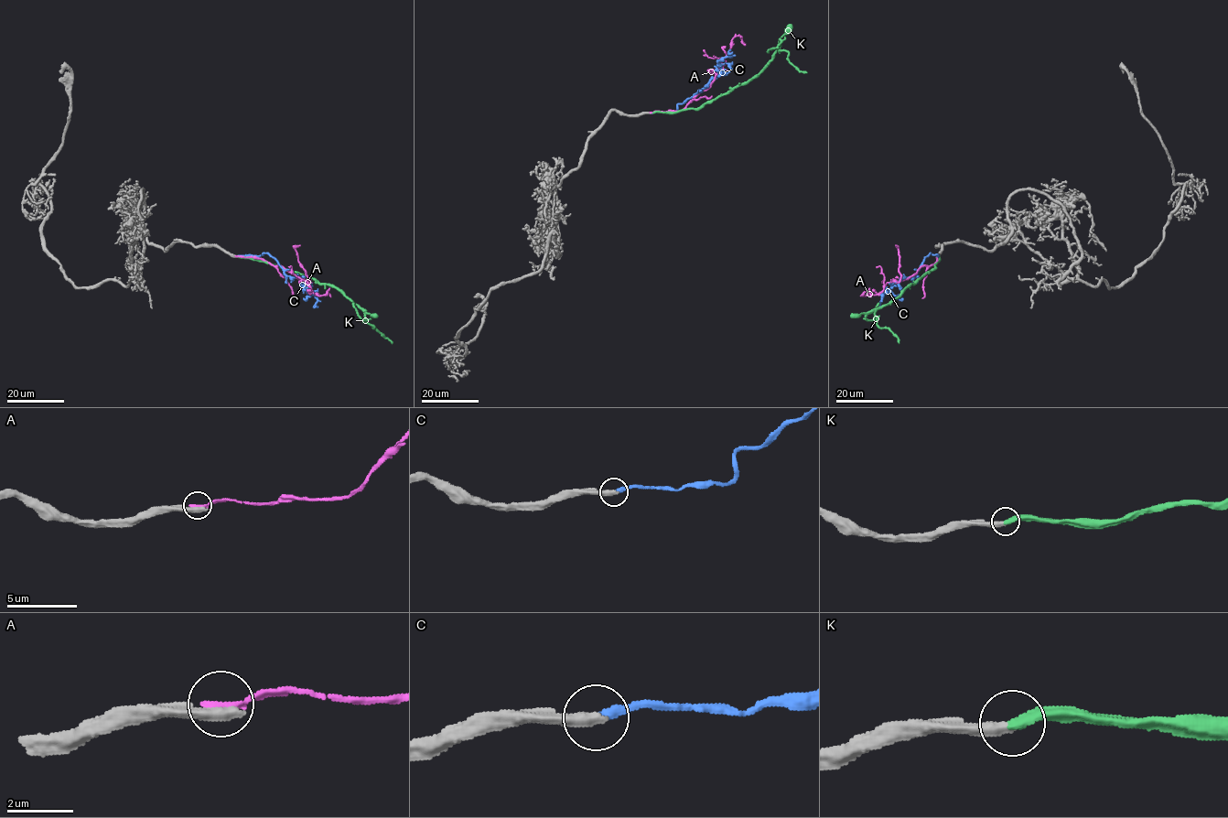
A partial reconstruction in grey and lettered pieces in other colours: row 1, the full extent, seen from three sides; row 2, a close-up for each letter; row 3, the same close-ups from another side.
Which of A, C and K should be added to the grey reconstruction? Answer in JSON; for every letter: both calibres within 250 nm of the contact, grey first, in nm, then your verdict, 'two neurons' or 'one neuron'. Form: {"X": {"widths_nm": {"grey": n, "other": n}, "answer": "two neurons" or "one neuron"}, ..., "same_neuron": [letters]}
{"A": {"widths_nm": {"grey": 550, "other": 220}, "answer": "two neurons"}, "C": {"widths_nm": {"grey": 480, "other": 240}, "answer": "two neurons"}, "K": {"widths_nm": {"grey": 440, "other": 440}, "answer": "one neuron"}, "same_neuron": ["K"]}

